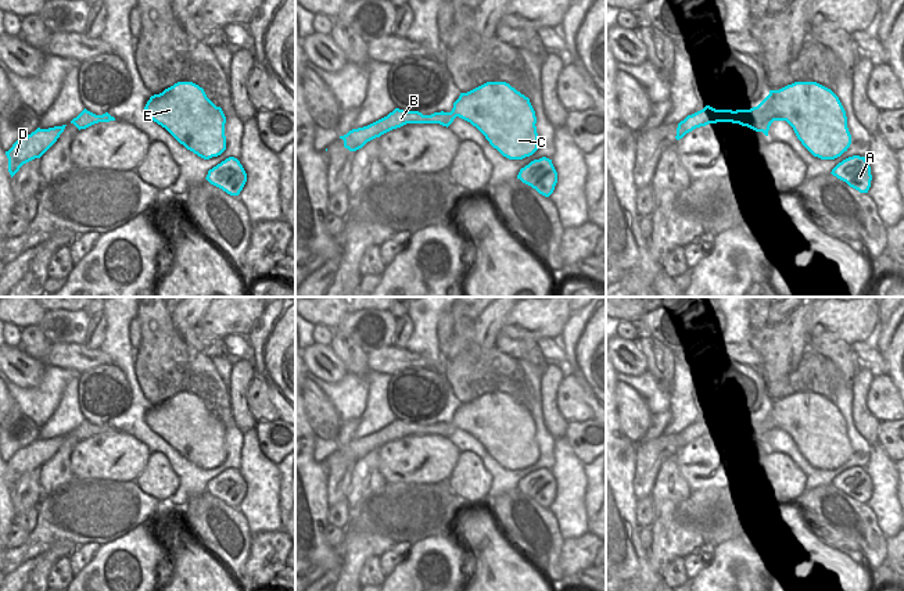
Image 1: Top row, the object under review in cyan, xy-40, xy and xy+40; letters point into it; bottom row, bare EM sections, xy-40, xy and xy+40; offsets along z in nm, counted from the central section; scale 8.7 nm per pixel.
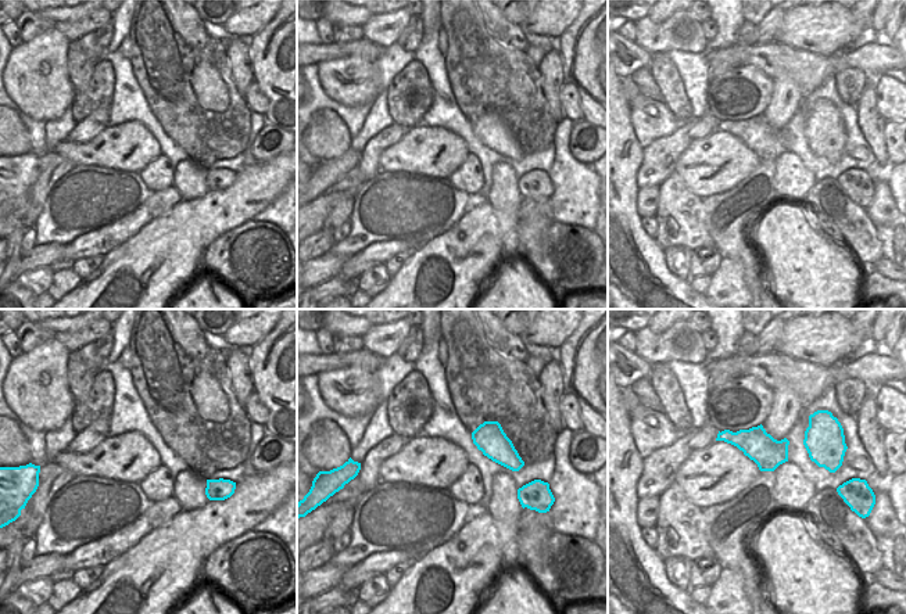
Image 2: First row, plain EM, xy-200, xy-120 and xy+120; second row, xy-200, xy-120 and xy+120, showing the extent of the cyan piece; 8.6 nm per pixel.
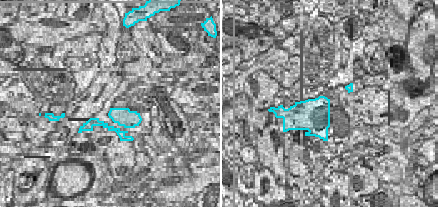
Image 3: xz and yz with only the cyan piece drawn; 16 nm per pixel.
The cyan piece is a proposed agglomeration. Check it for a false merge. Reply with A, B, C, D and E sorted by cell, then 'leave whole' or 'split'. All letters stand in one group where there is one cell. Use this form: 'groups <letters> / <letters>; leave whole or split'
groups A B C D E; leave whole

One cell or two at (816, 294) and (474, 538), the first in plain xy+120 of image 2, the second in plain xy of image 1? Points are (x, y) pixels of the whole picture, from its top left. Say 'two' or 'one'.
one

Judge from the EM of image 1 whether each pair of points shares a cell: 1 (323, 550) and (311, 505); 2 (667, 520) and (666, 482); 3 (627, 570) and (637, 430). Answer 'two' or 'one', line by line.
1: one
2: one
3: two

